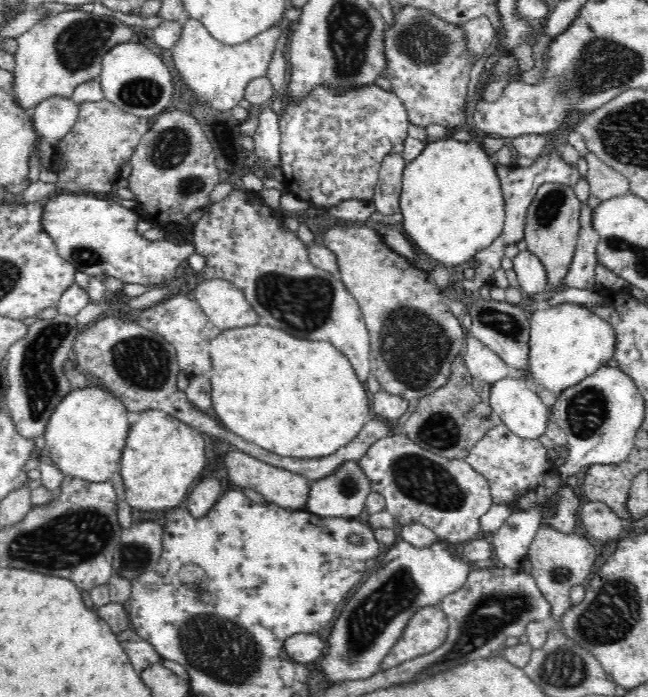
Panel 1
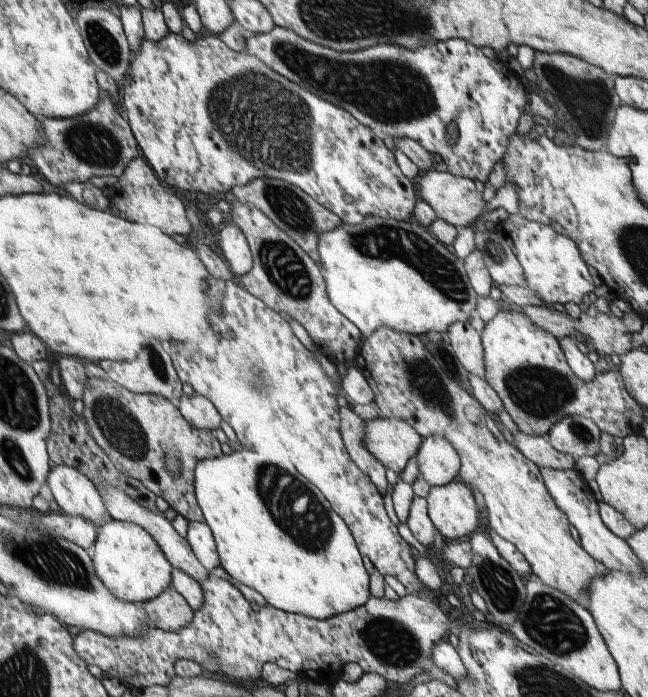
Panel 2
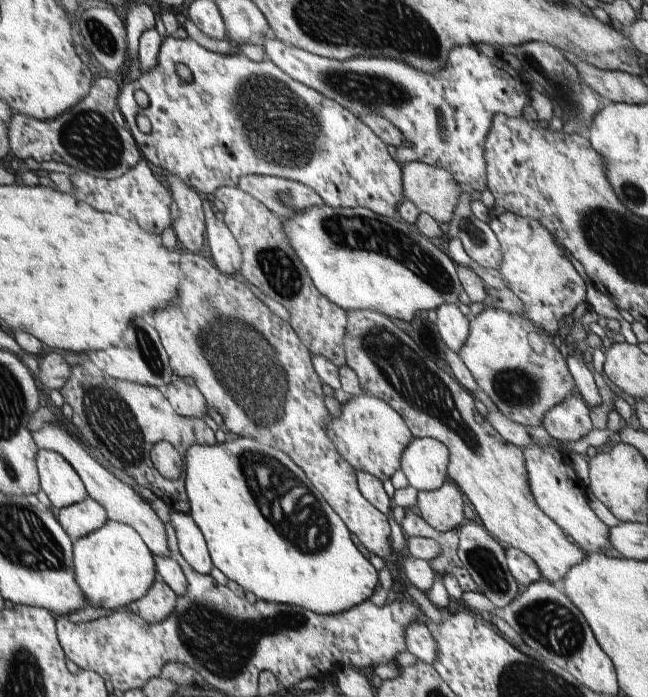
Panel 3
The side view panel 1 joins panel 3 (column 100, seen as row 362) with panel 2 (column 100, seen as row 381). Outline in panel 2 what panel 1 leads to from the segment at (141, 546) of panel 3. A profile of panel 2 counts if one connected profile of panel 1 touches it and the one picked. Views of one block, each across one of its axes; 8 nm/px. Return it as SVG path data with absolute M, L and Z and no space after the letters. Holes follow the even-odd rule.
M112 519L99 526L92 554L102 582L126 602L147 602L160 597L171 586L173 566L160 544L144 527L130 521Z

